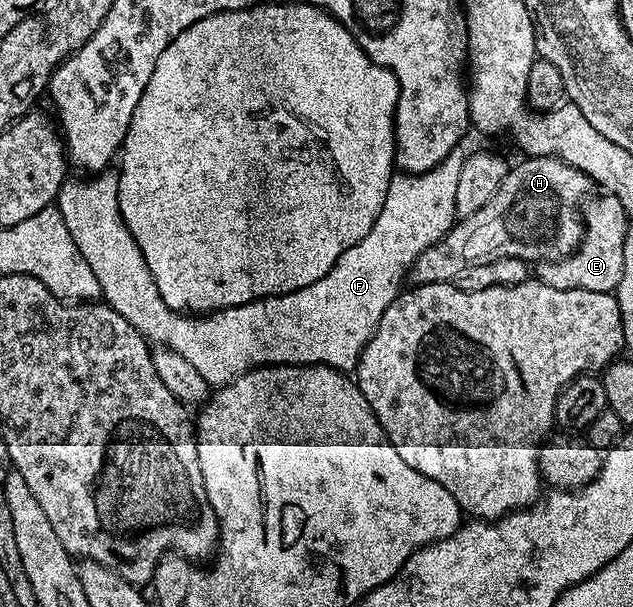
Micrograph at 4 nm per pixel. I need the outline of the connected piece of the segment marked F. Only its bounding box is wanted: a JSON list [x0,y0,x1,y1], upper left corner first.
[56,149,466,389]

